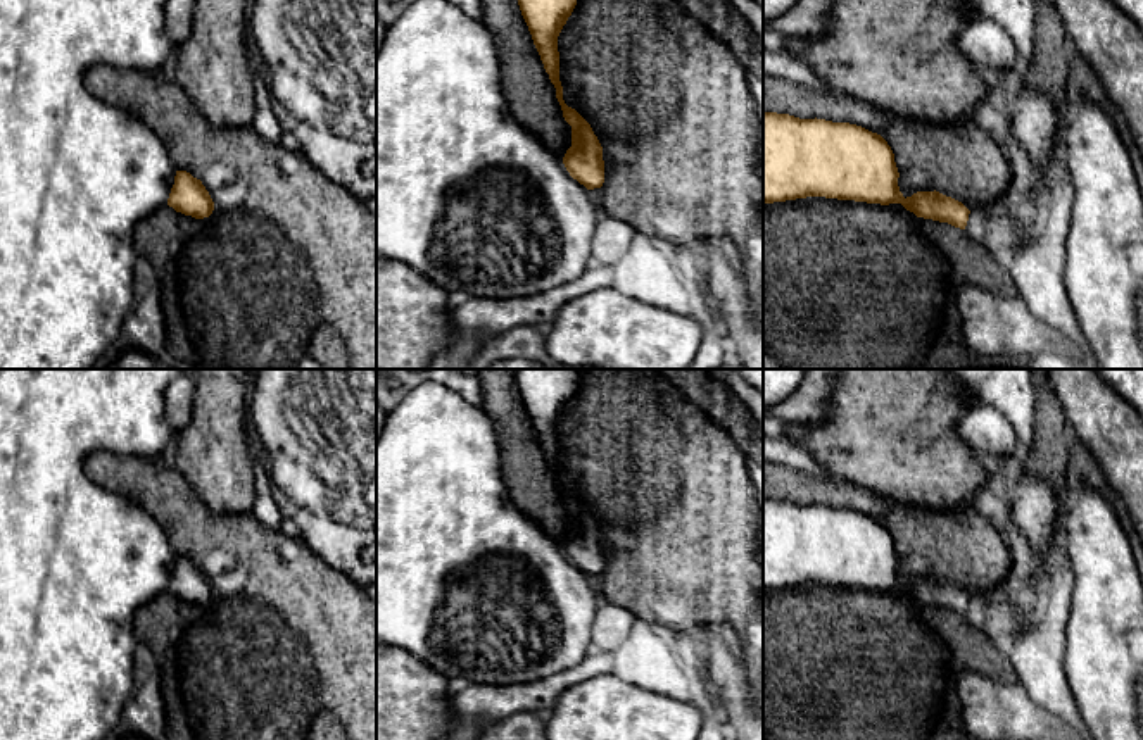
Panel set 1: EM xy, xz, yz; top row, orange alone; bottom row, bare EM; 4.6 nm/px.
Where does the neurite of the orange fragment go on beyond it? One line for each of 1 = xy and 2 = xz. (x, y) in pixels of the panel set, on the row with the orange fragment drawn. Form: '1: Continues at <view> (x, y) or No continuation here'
1: No continuation here
2: No continuation here

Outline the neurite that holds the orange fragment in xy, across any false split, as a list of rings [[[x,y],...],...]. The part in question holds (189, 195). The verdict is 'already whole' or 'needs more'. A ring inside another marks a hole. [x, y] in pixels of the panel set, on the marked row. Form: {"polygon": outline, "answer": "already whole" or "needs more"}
{"polygon": [[[176,171],[167,205],[195,219],[209,217],[214,210],[214,202],[202,181],[186,171]]], "answer": "already whole"}

